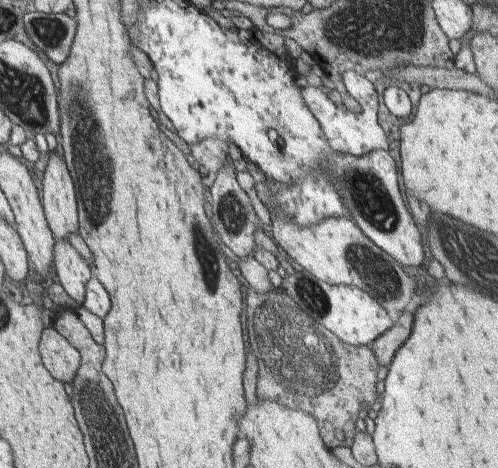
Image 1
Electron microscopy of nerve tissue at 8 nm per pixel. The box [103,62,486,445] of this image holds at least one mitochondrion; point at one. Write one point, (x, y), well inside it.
(304, 359)

